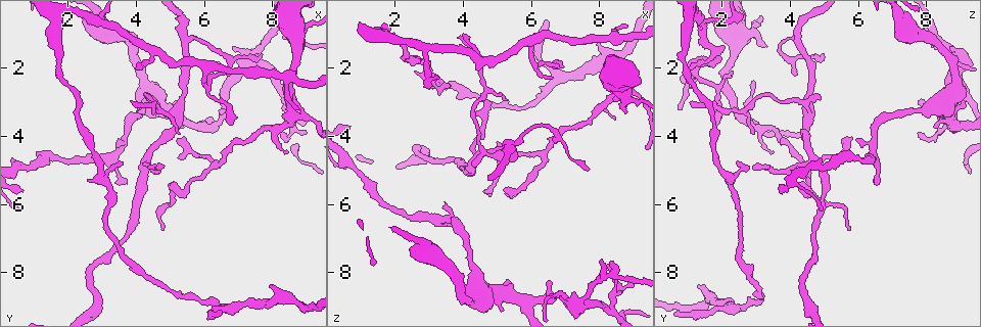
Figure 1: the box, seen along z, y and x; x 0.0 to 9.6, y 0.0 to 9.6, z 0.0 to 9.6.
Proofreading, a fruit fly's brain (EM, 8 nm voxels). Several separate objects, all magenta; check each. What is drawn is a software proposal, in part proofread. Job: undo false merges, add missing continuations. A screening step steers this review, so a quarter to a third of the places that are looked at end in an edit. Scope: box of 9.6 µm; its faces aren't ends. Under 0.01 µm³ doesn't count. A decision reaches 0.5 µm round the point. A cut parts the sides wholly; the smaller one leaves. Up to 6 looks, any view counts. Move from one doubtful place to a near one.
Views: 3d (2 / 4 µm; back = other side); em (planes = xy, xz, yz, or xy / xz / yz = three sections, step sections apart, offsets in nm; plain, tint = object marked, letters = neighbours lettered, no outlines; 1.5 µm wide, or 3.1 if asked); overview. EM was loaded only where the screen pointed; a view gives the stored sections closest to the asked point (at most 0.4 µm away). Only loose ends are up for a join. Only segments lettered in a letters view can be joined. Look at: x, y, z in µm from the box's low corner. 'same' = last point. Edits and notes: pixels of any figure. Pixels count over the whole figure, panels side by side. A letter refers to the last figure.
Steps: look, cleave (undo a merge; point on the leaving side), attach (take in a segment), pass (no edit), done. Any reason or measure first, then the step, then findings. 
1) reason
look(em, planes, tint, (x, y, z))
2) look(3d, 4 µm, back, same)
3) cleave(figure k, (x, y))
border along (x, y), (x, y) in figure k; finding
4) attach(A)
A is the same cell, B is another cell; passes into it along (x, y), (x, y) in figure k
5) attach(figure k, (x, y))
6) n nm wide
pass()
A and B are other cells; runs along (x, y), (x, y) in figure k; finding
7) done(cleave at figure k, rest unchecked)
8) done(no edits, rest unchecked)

thin neck
look(em, planes, letters, (6.50, 2.95, 1.85))

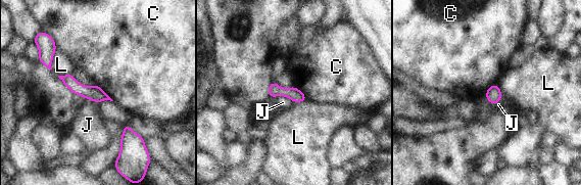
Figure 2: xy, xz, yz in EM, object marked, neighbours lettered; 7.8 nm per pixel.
100 nm wide
pass()
C, J and L are other cells; continuous, no second neuron

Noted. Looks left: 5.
free end
look(3d, 2 µm, (8.80, 1.45, 3.30))

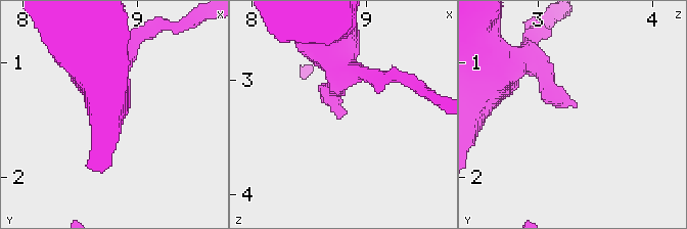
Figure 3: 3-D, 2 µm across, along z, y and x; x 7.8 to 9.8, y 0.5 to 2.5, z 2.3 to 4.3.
look(em, xy, step 8, letters, (8.76, 1.36, 3.34))

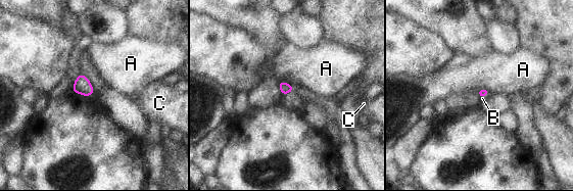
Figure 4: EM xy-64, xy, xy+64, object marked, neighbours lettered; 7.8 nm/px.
another direction
look(em, planes, letters, same)

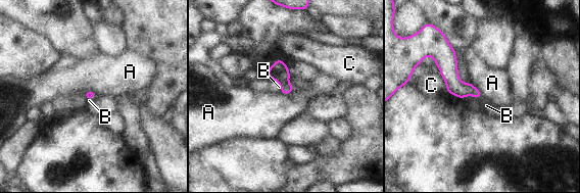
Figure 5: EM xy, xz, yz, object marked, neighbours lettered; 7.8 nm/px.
attach(B)
B is the same cell, A and C are other cells; passes into it along (454, 86), (479, 98), (484, 101) in figure 5; it goes on there

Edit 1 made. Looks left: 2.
done(attach at figure 5, rest unchecked)

